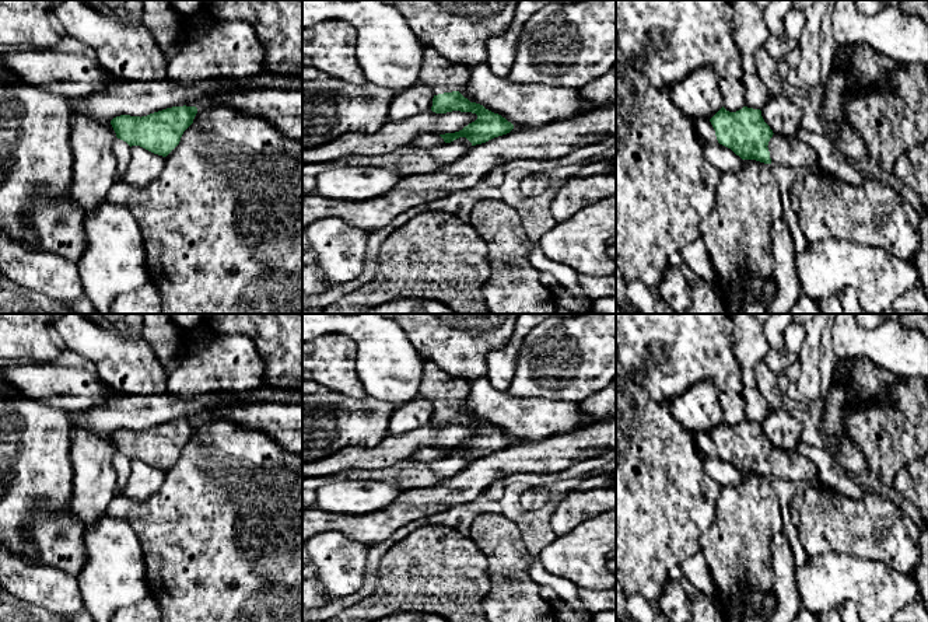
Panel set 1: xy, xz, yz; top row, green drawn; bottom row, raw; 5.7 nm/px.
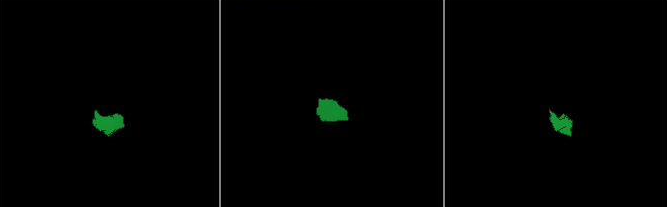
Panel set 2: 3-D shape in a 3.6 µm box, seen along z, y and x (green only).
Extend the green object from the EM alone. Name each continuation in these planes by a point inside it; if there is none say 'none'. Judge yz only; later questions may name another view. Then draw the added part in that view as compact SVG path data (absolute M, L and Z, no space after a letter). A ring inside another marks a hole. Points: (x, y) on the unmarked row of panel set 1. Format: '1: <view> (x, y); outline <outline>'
1: yz (703, 441); outline M690 433L691 438L697 447L697 450L700 451L700 454L704 455L718 455L717 450L715 450L715 444L710 436L710 433Z
2: yz (788, 465); outline M773 448L767 461L771 476L782 481L805 486L812 478L817 476L816 464L796 451Z

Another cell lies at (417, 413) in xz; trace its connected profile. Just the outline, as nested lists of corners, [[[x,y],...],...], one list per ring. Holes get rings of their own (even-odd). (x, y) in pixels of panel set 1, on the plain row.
[[[419,395],[414,401],[395,409],[388,427],[388,434],[398,436],[427,427],[433,420],[434,406]]]

